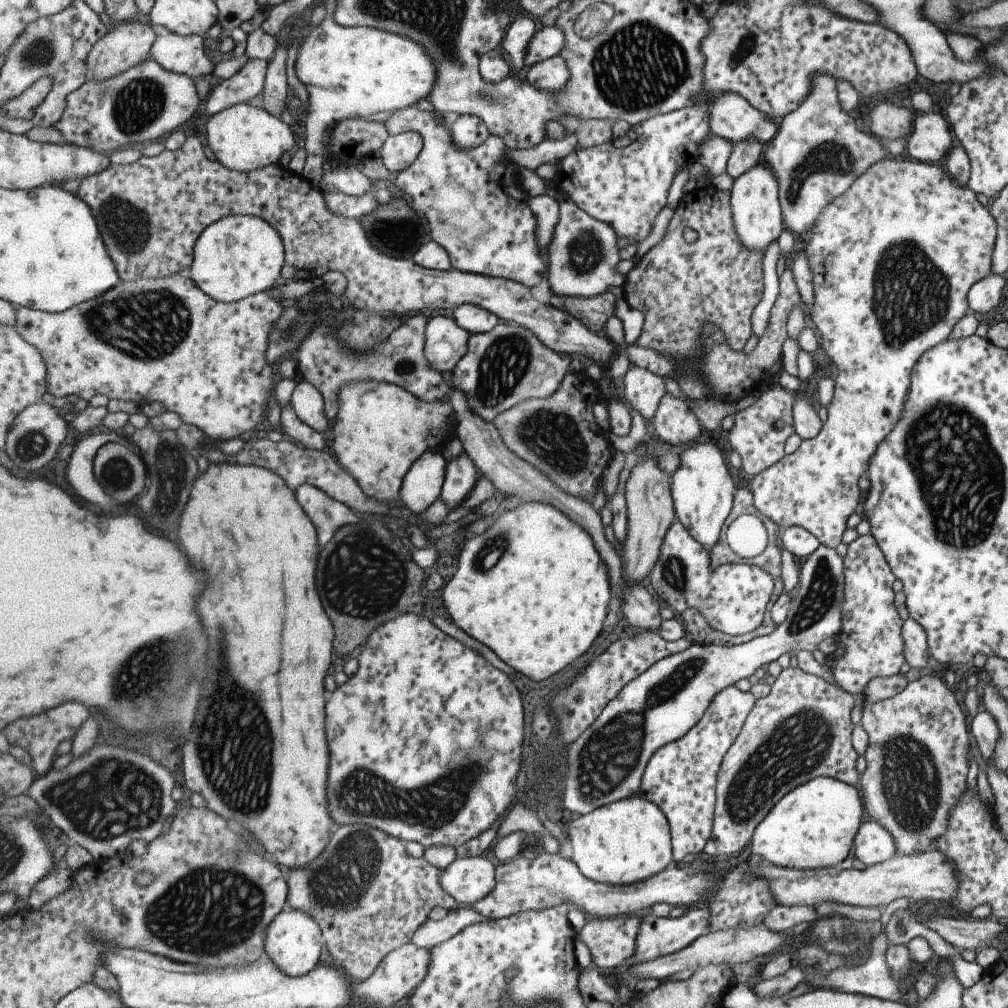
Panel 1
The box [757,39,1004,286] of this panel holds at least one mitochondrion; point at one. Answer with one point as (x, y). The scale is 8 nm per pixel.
(832, 157)

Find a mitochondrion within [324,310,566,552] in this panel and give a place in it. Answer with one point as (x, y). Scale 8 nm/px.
(508, 359)

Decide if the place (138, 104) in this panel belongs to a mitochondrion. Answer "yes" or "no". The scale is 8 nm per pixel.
yes

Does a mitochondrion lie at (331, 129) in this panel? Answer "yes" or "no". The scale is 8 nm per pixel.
no

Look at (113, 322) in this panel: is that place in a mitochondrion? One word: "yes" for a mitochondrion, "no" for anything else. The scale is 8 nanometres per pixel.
yes

